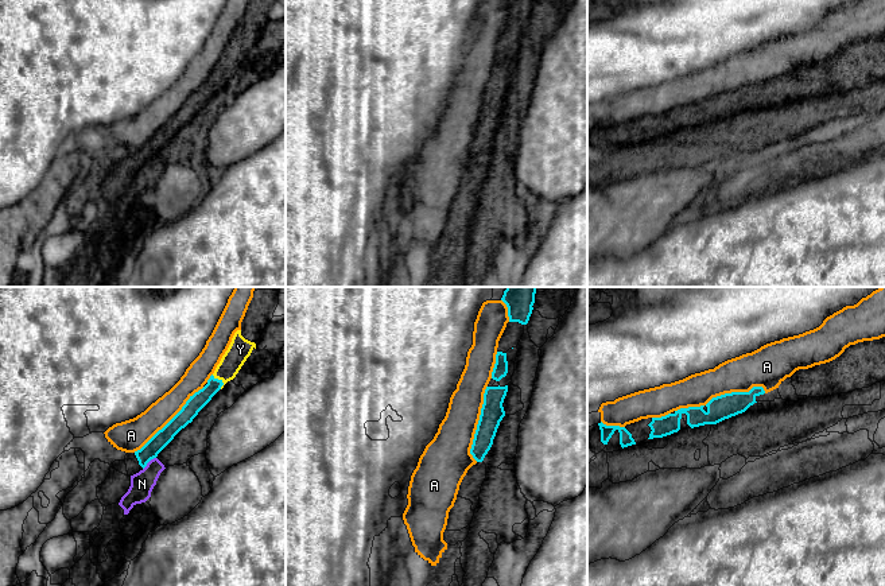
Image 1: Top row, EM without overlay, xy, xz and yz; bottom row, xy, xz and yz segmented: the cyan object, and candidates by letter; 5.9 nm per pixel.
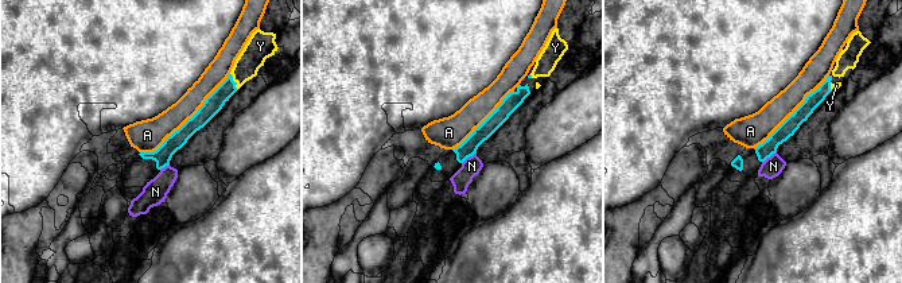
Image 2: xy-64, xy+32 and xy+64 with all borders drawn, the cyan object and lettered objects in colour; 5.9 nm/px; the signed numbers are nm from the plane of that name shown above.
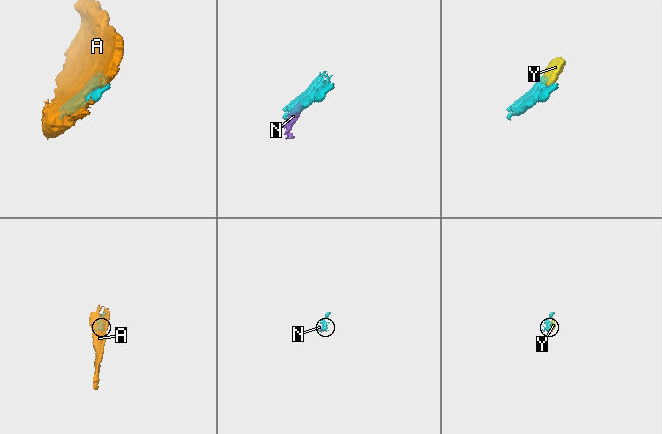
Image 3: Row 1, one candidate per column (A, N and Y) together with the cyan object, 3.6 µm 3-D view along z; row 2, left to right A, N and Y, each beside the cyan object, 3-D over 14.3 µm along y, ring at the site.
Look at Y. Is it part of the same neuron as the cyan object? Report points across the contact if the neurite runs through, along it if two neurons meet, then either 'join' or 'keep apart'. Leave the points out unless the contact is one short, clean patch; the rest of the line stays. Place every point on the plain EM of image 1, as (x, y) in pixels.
join

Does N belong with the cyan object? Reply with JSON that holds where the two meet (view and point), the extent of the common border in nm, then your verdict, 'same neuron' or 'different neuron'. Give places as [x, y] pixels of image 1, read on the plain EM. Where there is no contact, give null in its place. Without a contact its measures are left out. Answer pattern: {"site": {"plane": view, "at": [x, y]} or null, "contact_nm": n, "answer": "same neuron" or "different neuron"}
{"site": {"plane": "xy", "at": [148, 159]}, "contact_nm": 110, "answer": "different neuron"}

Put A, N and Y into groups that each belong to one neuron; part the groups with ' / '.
A / N / Y

